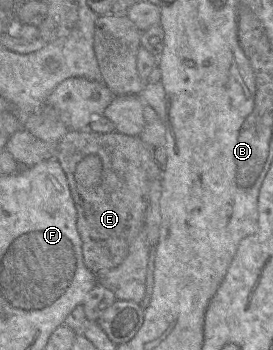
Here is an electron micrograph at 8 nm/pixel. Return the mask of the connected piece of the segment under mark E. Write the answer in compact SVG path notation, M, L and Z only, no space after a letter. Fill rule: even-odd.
M88 129L70 130L56 144L54 158L66 176L76 209L84 264L93 273L118 266L125 259L133 239L143 230L150 184L162 177L162 168L154 158L153 149L139 137L116 131L98 134ZM90 155L100 159L102 175L100 183L87 190L77 185L75 170L79 162Z

